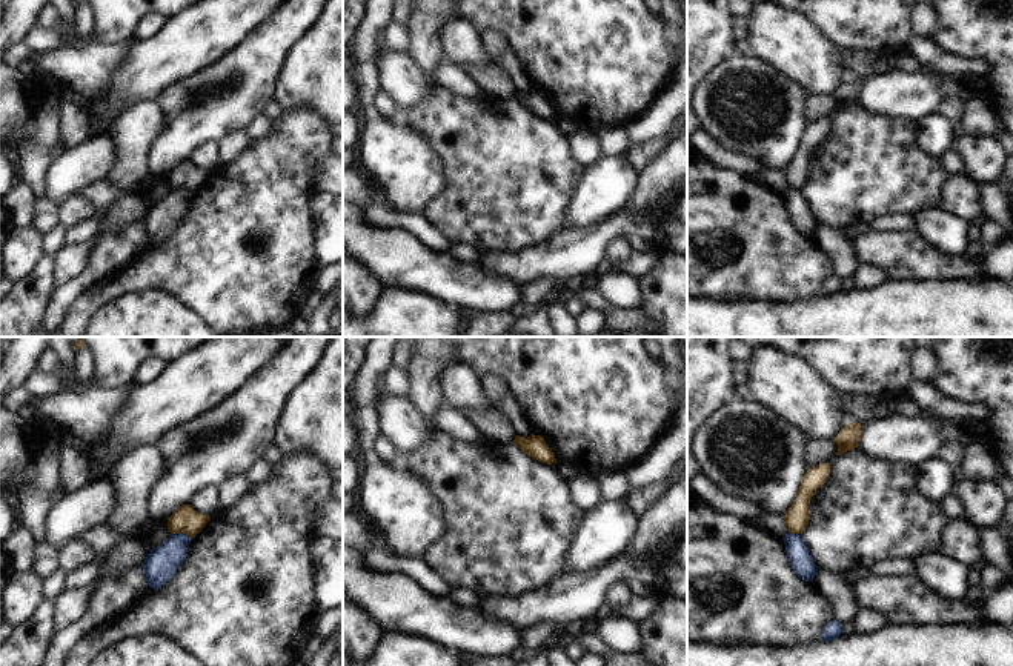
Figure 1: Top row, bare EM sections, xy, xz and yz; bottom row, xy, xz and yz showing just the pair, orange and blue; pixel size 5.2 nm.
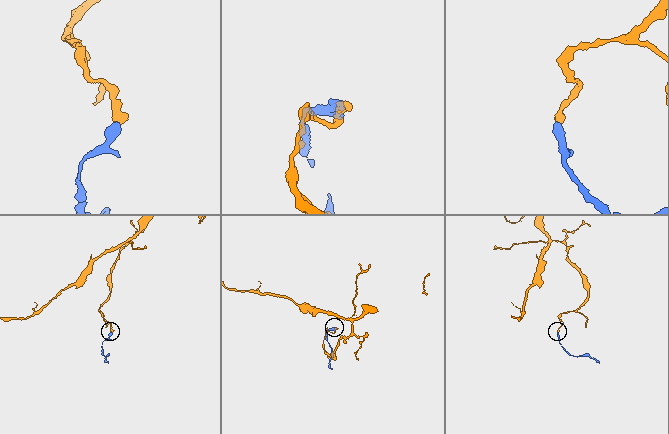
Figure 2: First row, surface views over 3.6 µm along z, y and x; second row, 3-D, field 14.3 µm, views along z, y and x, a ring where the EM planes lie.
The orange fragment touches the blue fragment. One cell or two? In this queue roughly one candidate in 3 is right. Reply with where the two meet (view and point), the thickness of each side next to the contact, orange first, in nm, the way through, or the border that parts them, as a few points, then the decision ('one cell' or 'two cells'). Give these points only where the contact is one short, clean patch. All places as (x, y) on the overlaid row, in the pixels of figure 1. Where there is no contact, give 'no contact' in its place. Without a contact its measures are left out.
meets orange in xy at (182, 531); 140 nm thick on the orange side, 170 nm on the other; border along xy (171, 532), (185, 532), (192, 537); two cells

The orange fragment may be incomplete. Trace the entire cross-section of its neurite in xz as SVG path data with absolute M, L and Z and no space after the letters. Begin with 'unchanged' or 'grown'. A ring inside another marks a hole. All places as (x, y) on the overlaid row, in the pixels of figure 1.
unchanged | M515 435L513 443L529 457L541 463L556 463L555 454L541 435L530 435L527 438Z

